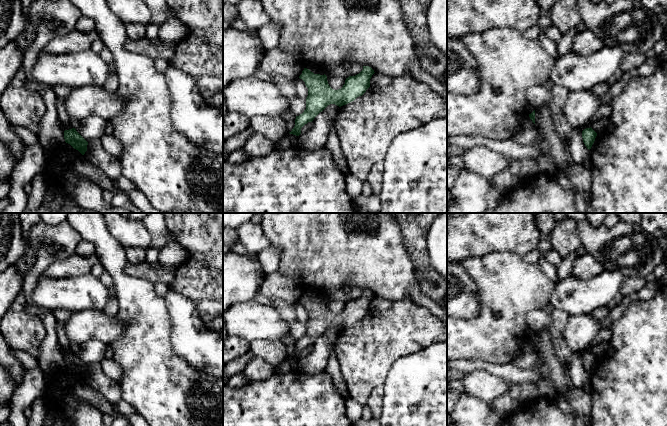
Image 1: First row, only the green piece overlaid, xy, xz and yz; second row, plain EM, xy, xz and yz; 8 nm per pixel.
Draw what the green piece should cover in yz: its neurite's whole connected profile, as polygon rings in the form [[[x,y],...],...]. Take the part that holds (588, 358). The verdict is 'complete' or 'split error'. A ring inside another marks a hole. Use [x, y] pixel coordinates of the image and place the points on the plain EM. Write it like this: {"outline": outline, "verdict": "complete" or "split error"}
{"outline": [[[591,351],[586,352],[582,355],[583,366],[585,370],[587,371],[587,373],[589,374],[591,373],[596,360],[597,360],[597,357]]], "verdict": "complete"}

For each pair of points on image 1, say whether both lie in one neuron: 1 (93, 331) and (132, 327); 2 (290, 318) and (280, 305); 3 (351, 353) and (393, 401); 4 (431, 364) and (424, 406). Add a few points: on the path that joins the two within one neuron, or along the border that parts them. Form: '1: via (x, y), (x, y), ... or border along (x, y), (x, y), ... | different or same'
1: border along (117, 315), (124, 323), (123, 334), (109, 345) | different
2: via (289, 315), (283, 308) | same
3: border along (392, 363), (383, 385) | different
4: via (431, 374), (431, 396) | same

